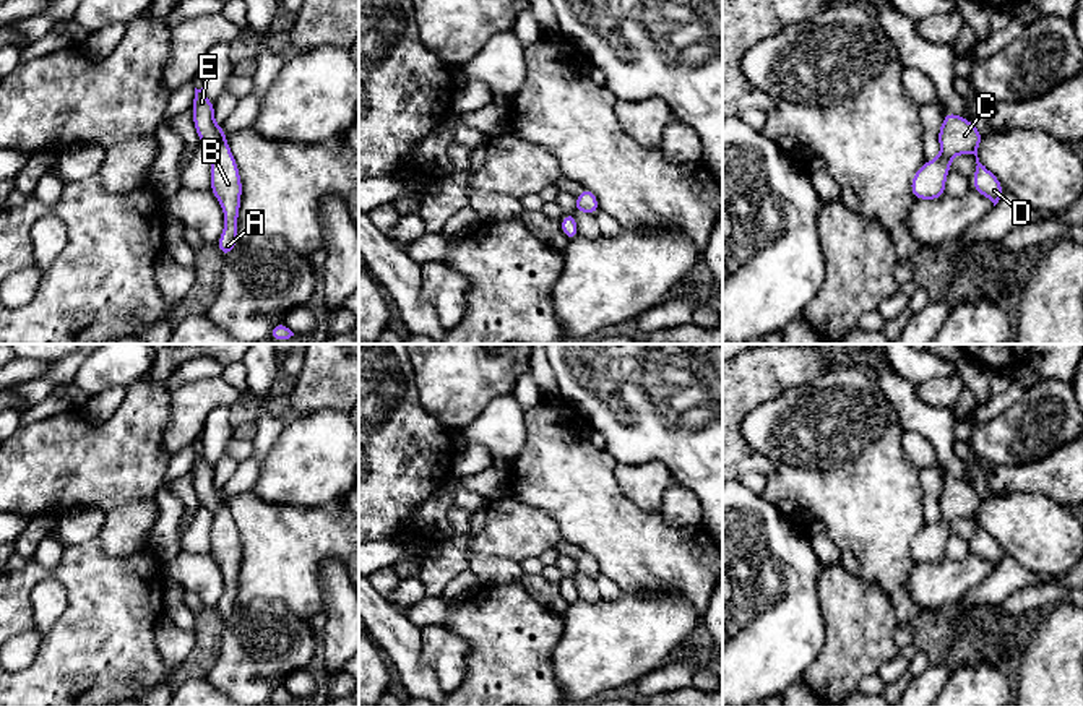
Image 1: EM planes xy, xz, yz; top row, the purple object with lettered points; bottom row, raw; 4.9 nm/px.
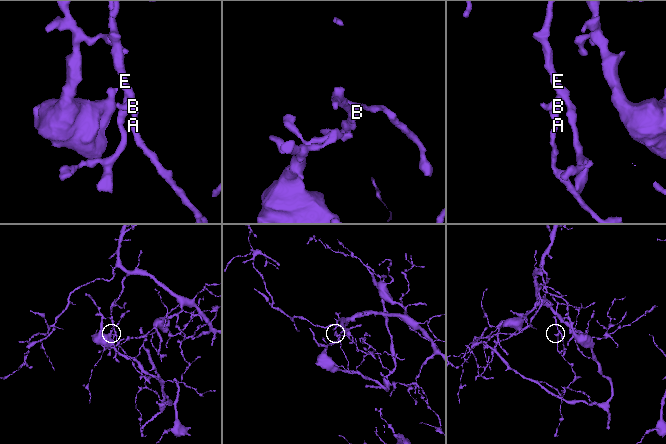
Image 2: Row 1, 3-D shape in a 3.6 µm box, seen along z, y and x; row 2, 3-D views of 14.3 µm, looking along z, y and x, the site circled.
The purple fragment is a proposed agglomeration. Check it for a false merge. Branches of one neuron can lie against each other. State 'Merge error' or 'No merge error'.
No merge error

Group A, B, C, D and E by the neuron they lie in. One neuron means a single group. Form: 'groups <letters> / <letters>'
groups A B C D E

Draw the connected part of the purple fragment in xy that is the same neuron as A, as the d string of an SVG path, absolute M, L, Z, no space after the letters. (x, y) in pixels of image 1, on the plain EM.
M195 451L193 489L198 505L213 513L211 526L211 557L218 562L224 575L224 594L218 604L222 622L234 615L239 602L237 583L242 560L242 544L237 526L229 513L226 495L214 485L214 467L205 459L203 451Z

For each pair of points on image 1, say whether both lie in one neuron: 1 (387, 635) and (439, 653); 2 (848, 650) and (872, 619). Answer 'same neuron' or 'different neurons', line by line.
1: different neurons
2: same neuron

